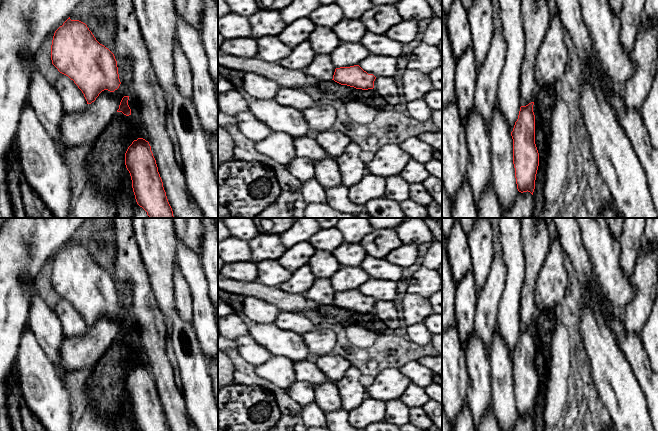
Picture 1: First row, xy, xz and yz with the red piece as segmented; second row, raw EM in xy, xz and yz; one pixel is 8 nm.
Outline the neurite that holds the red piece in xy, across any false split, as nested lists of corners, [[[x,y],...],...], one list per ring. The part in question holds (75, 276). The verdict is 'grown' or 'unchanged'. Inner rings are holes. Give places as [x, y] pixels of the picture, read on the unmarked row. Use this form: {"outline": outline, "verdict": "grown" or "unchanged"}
{"outline": [[[70,241],[54,257],[51,269],[52,288],[68,300],[84,318],[87,328],[96,324],[99,318],[108,314],[114,316],[121,308],[114,278],[100,268],[87,249]]], "verdict": "unchanged"}

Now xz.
{"outline": [[[354,289],[336,292],[332,304],[341,309],[368,314],[374,312],[375,303],[373,298],[368,298],[359,289]]], "verdict": "unchanged"}

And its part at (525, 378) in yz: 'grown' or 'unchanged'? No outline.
unchanged

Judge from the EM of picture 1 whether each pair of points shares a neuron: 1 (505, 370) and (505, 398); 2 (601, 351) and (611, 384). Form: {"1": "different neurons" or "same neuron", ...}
{"1": "same neuron", "2": "same neuron"}

